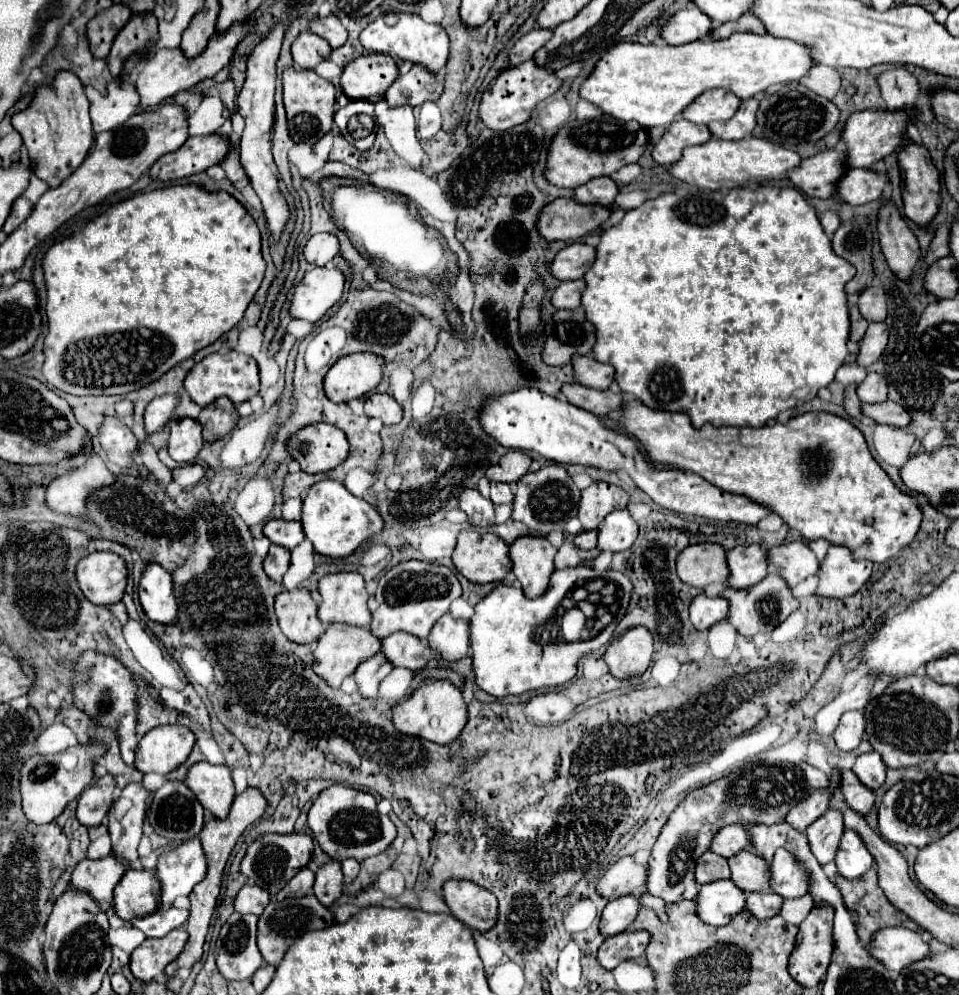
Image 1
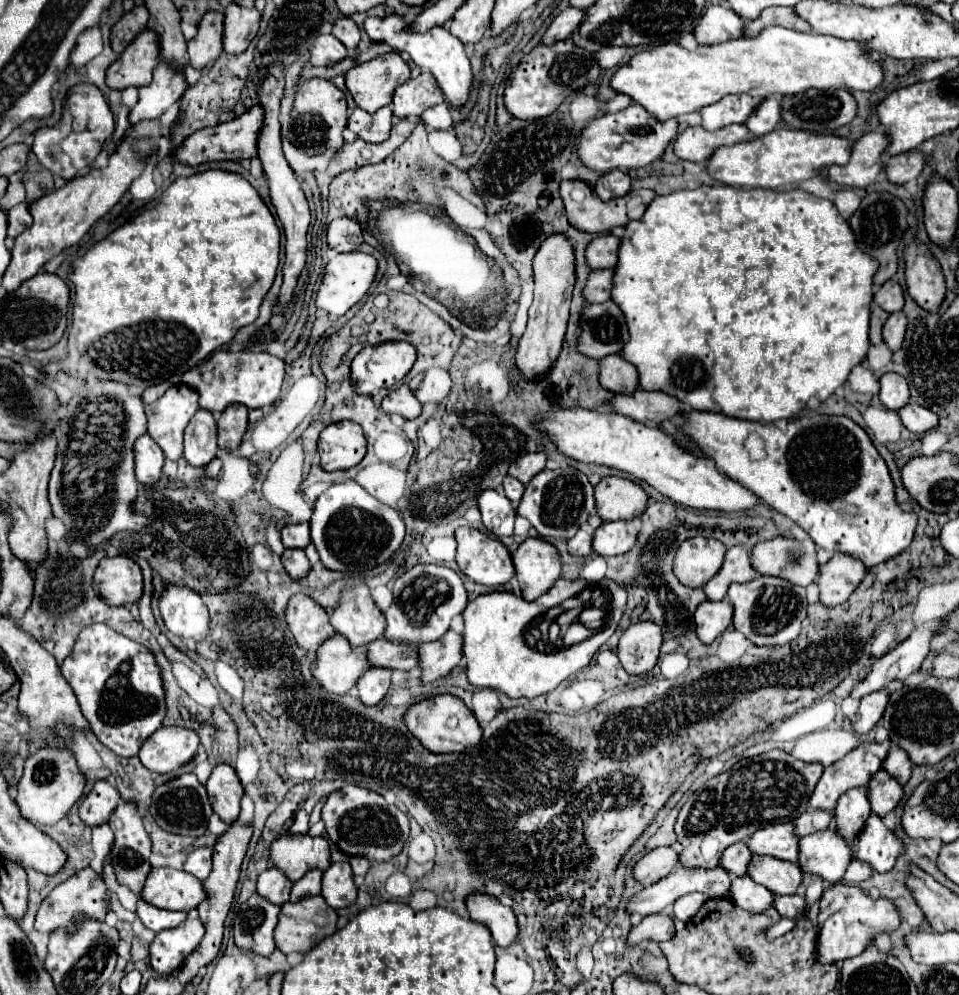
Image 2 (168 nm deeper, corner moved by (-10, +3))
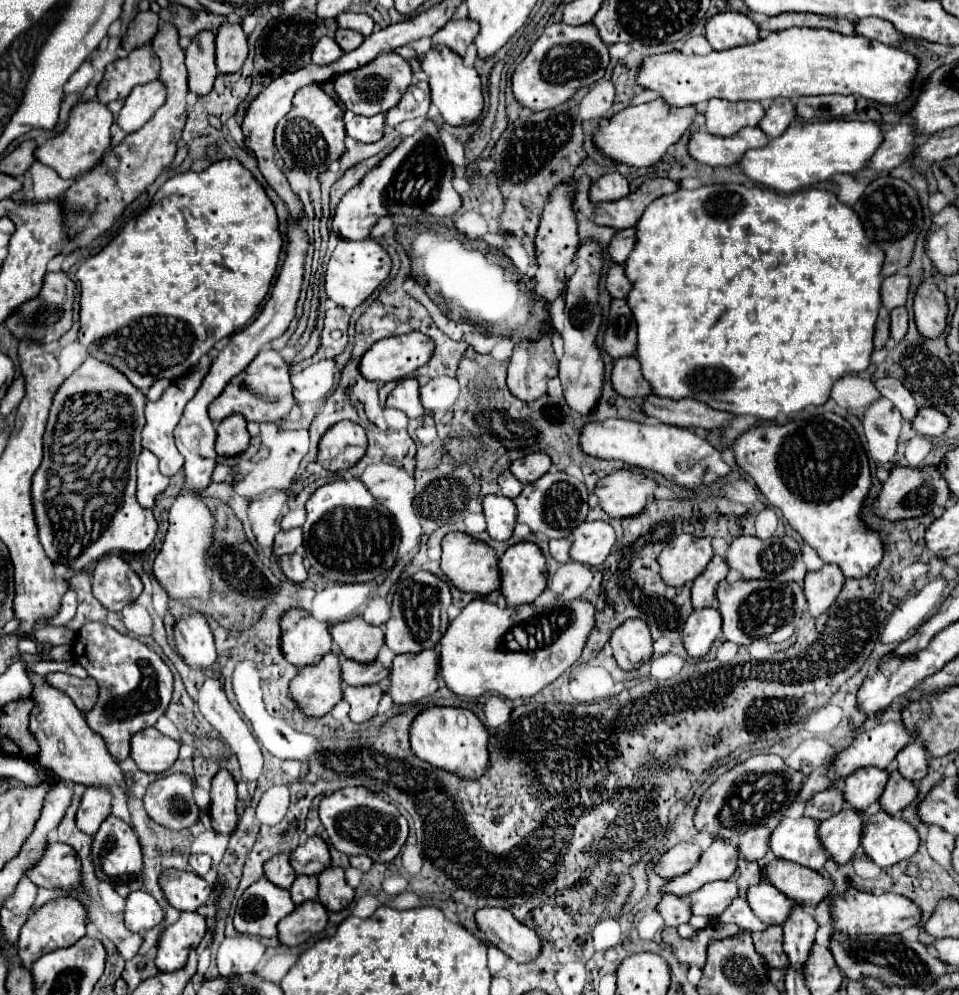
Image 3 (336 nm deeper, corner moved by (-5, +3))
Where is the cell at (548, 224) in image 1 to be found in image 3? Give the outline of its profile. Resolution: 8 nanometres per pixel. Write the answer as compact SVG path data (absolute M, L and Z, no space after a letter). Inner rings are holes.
M580 176L580 178L574 178L574 188L576 188L576 200L574 200L574 208L576 212L582 212L584 216L588 216L592 222L600 224L600 226L612 226L616 230L622 230L622 228L630 228L630 226L636 226L640 216L644 214L646 206L650 202L654 202L656 198L664 196L664 194L672 194L676 192L680 186L678 182L674 180L668 180L668 178L652 178L652 180L646 180L636 192L628 194L626 198L622 200L616 200L616 202L602 202L602 204L590 204L588 202L588 188L590 188L592 180L588 176Z

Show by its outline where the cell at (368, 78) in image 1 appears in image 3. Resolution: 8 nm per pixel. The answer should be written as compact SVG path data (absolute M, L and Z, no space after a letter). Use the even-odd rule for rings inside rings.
M388 52L388 54L378 54L372 62L368 62L358 70L338 76L334 82L334 90L340 102L346 106L346 110L352 110L354 114L360 116L376 116L376 114L386 114L400 102L402 94L410 86L410 80L412 80L410 64L396 52Z

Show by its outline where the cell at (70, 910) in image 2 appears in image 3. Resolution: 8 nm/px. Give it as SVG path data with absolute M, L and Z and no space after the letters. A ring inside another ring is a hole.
M76 898L52 900L52 902L44 904L40 910L36 910L26 920L26 924L22 926L20 940L18 940L20 962L22 962L22 966L26 970L30 970L32 964L40 956L44 956L44 954L48 954L52 950L58 950L58 948L68 948L68 946L76 944L84 934L86 934L86 910L84 910L84 906Z

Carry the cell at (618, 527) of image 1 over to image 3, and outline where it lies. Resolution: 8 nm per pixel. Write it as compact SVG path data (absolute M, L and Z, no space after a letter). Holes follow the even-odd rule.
M584 522L572 532L570 558L586 566L600 566L614 542L616 534L608 522Z

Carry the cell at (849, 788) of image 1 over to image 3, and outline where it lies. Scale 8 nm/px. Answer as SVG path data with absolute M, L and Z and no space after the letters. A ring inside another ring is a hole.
M898 770L890 772L890 782L886 784L884 794L880 796L880 806L882 810L886 810L888 814L898 814L902 812L908 804L912 804L918 796L918 788L914 786L914 782L902 778L902 774Z

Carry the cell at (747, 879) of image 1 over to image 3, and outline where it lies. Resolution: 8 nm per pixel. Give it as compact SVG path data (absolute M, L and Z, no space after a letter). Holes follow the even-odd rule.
M786 860L770 862L766 866L766 876L770 884L782 890L788 898L794 898L794 902L810 910L828 898L834 888L834 880L830 876L822 876L816 870L808 870L806 866Z

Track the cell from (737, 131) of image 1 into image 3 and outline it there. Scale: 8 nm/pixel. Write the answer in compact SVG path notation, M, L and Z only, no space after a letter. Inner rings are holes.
M774 98L774 102L770 104L770 108L766 110L766 118L762 120L762 130L770 136L776 138L780 136L792 120L796 120L796 106L790 98Z

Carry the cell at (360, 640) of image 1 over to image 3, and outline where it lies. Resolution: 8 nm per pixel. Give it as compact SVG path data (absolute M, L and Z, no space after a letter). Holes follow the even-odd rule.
M336 652L326 654L318 666L306 666L290 682L290 698L298 710L310 718L326 716L342 700L342 682L338 682L340 660Z

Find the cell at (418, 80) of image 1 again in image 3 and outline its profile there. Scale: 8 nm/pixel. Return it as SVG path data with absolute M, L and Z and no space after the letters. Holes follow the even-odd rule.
M410 86L406 90L406 94L402 96L402 100L398 102L398 106L394 106L388 114L386 114L386 124L390 128L398 126L404 120L412 120L412 118L424 118L428 114L428 106L430 106L430 94L428 88L418 88L418 86Z

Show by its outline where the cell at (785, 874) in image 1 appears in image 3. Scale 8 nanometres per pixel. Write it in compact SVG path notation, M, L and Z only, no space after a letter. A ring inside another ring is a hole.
M846 808L820 822L820 838L822 844L826 844L830 858L834 858L838 864L850 862L856 848L860 846L862 828L864 814L854 808Z

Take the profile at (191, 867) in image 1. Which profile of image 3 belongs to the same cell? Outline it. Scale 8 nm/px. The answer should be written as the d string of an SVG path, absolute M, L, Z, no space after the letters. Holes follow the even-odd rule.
M192 854L190 856L190 870L194 870L200 876L206 876L206 872L210 870L212 858L208 854Z

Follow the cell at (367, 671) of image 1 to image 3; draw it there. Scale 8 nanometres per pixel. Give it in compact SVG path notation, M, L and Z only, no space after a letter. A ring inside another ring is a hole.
M344 686L344 700L350 704L350 720L356 724L368 722L376 716L378 702L382 698L380 686Z

